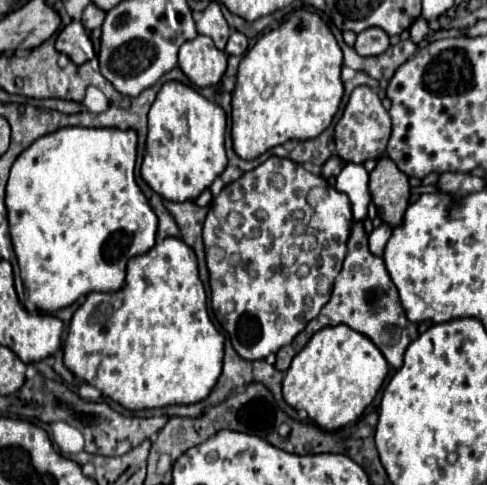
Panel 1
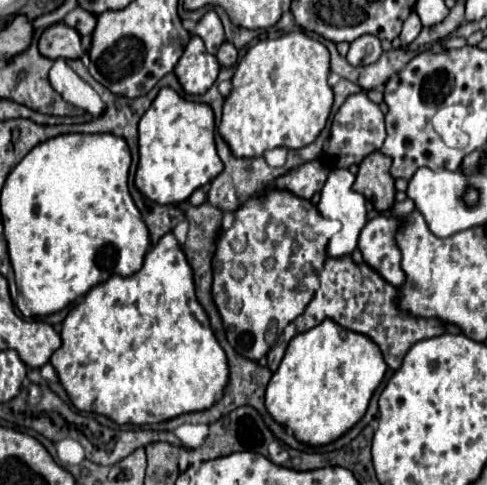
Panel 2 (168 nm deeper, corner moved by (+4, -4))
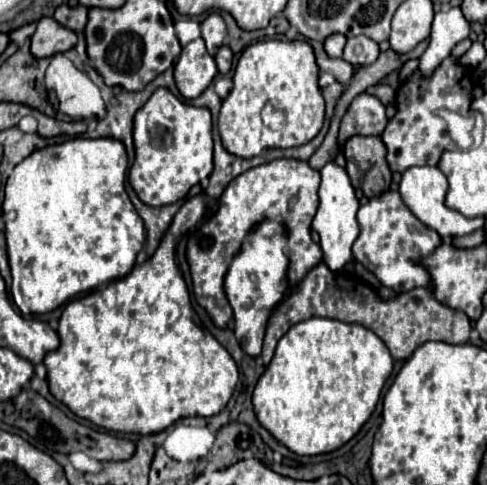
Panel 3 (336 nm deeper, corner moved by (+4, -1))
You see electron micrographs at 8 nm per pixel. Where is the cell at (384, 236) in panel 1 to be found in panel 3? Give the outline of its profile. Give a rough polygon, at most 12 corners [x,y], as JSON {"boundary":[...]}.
{"boundary":[[399,192],[359,208],[353,258],[383,286],[429,284],[441,236]]}

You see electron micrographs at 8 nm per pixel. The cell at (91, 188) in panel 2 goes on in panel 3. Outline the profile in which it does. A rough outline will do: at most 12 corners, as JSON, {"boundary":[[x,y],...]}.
{"boundary":[[115,138],[35,150],[1,204],[24,316],[127,276]]}

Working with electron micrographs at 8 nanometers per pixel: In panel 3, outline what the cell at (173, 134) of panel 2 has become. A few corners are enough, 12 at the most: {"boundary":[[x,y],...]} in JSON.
{"boundary":[[157,88],[129,184],[173,204],[213,172],[211,112]]}

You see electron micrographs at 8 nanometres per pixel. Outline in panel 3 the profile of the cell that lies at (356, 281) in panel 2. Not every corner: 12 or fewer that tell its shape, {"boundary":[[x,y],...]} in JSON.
{"boundary":[[319,262],[271,314],[271,362],[293,324],[361,324],[407,360],[429,340],[463,344],[465,312],[425,288],[385,300]]}

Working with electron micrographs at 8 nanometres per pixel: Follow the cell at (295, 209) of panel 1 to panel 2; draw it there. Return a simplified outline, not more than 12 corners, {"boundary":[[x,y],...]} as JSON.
{"boundary":[[259,193],[217,237],[213,299],[263,359],[305,311],[339,221]]}

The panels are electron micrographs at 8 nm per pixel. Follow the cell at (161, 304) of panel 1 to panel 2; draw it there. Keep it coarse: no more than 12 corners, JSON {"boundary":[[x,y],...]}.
{"boundary":[[167,233],[95,285],[51,365],[79,411],[209,409],[229,363]]}

